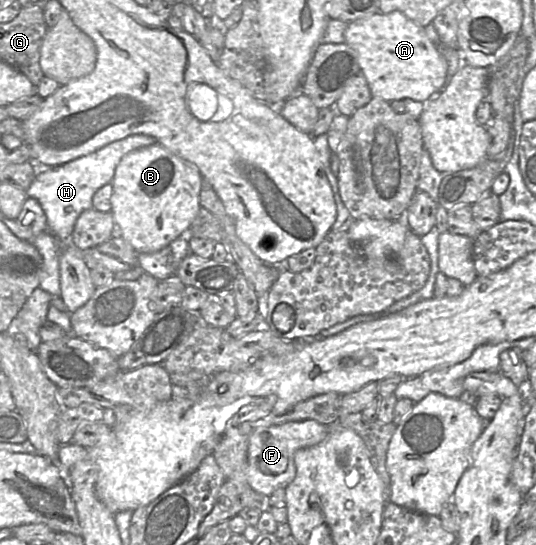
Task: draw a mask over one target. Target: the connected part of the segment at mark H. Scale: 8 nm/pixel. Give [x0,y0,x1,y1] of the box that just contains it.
[26,134,160,242]

